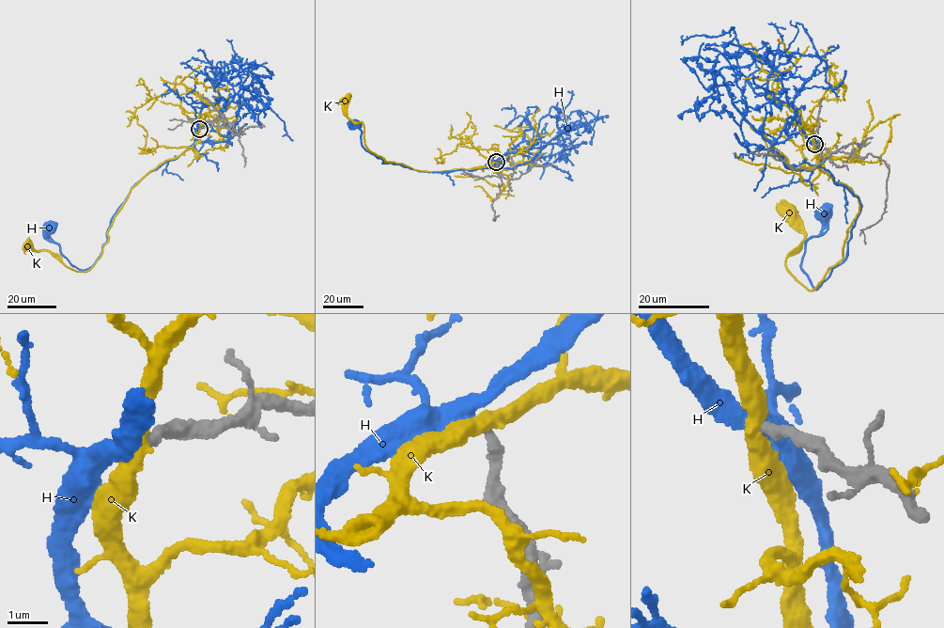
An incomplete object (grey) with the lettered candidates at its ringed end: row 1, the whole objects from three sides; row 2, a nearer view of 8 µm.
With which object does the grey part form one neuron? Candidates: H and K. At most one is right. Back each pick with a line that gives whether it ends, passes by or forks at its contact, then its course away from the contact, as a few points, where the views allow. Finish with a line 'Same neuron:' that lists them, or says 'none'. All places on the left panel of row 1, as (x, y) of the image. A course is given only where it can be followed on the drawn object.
H: It passes by. Its course: (199, 128), (195, 142), (131, 189), (91, 266), (70, 263), (51, 228)
Same neuron: H

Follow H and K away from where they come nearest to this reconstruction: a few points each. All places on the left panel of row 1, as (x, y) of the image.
H: (199, 128), (195, 142), (131, 189), (91, 266), (70, 263), (51, 228)
K: (199, 128), (199, 141), (131, 190), (90, 269), (71, 269), (57, 254), (34, 249), (29, 238)

